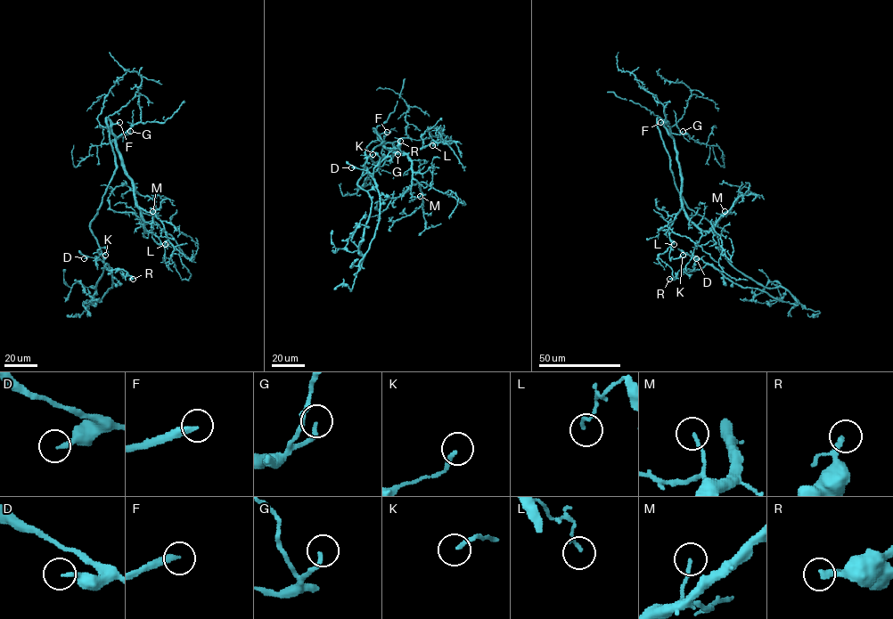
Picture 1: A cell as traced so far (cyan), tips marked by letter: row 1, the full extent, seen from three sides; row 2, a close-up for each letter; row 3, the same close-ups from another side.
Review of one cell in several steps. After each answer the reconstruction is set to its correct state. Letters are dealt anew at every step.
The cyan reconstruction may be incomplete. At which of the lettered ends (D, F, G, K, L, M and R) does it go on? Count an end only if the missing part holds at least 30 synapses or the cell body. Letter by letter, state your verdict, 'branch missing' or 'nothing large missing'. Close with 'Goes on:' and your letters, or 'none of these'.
D: nothing large missing
F: branch missing
G: branch missing
K: nothing large missing
L: nothing large missing
M: nothing large missing
R: nothing large missing
Goes on: F, G

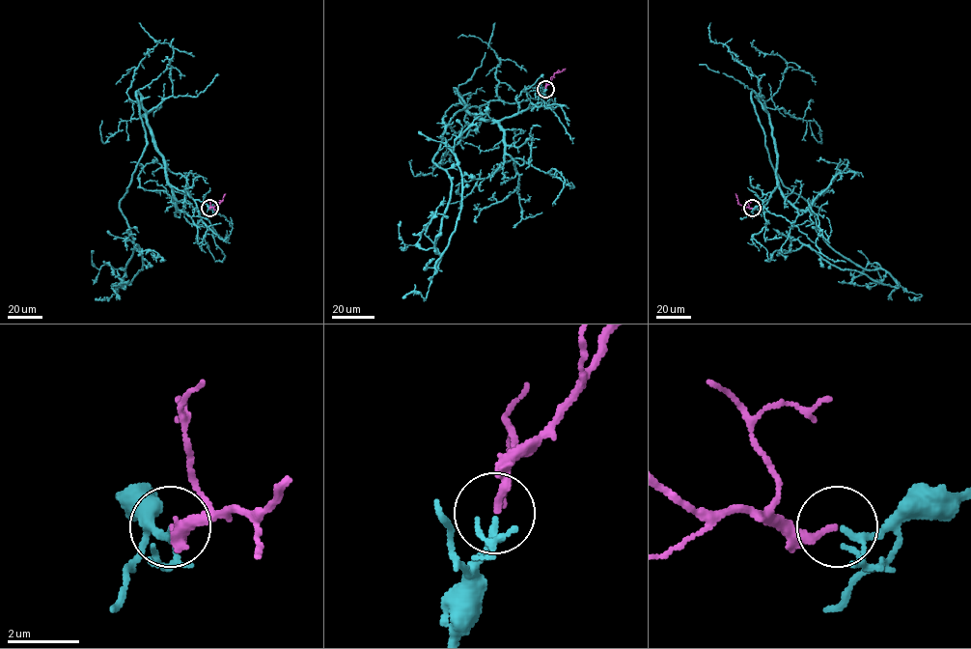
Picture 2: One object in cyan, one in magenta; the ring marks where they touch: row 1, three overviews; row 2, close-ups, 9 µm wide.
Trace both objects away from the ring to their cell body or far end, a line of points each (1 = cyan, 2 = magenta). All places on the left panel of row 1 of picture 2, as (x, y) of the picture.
1: (209, 208), (168, 182), (137, 92), (121, 287), (135, 245), (165, 260)
2: (209, 208), (219, 204), (225, 194)

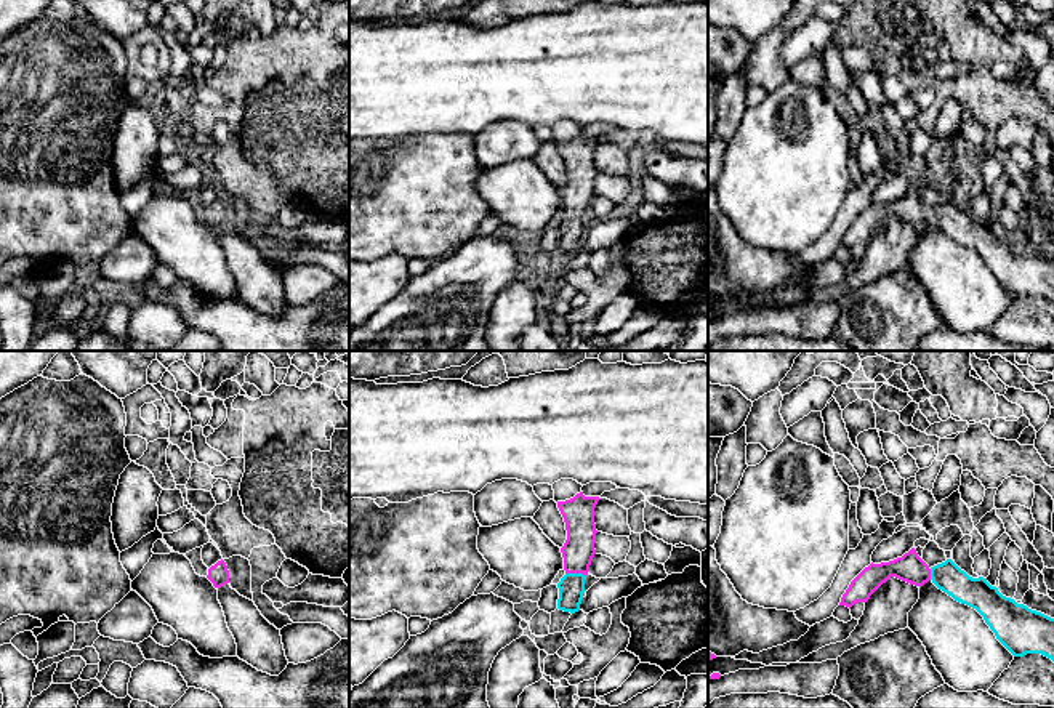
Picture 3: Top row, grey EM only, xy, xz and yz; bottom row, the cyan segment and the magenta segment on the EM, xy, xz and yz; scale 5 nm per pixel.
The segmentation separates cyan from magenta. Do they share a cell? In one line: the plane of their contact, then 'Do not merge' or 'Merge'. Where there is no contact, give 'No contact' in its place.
Touches cyan in xz. Merge

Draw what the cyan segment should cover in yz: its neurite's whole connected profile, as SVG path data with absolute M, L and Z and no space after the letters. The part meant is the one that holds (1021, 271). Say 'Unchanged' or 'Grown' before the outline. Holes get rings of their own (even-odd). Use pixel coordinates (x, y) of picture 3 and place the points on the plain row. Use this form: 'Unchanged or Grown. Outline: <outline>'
Grown. Outline: M915 189L894 202L865 208L851 223L839 247L851 250L867 243L891 218L915 227L931 221L955 242L976 250L1014 298L1041 295L1054 303L1054 259L1003 237L984 218L969 218L951 200L929 208Z

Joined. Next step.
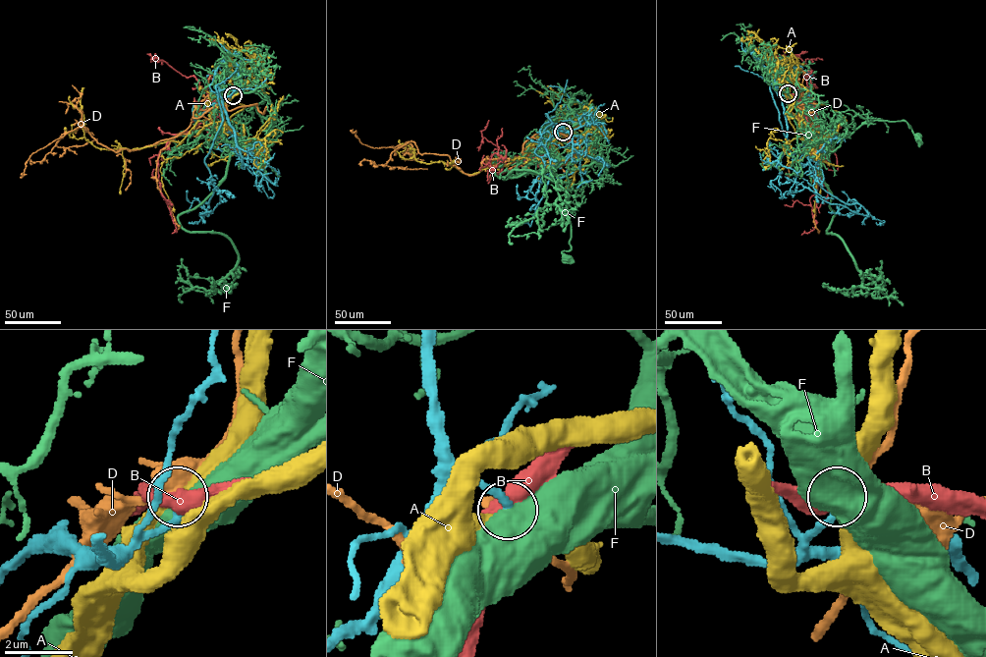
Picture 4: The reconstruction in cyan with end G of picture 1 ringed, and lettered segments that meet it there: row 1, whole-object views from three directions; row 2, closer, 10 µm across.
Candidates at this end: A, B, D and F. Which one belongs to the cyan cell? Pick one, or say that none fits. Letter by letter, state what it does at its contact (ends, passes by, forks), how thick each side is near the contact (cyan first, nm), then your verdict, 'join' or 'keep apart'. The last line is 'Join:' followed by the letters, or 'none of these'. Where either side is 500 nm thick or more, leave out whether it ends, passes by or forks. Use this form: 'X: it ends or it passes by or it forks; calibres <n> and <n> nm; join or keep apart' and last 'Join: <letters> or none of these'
A: calibres 200 and 500 nm; keep apart
B: it passes by; calibres 240 and 460 nm; keep apart
D: it forks; calibres 200 and 420 nm; keep apart
F: calibres 240 and 800 nm; keep apart
Join: none of these

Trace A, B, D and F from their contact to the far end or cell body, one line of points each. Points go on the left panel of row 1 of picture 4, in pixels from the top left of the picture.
A: (233, 95), (223, 122), (243, 135), (232, 102), (180, 143), (106, 149), (85, 139), (83, 88)
B: (233, 95), (215, 118), (179, 134), (158, 154), (160, 191), (176, 228), (172, 233)
D: (233, 95), (226, 105), (192, 117), (176, 136), (140, 149), (115, 152), (79, 127), (33, 152), (21, 177)
F: (233, 95), (223, 113), (222, 134), (237, 143), (236, 151), (240, 121), (240, 128), (232, 128), (238, 136)

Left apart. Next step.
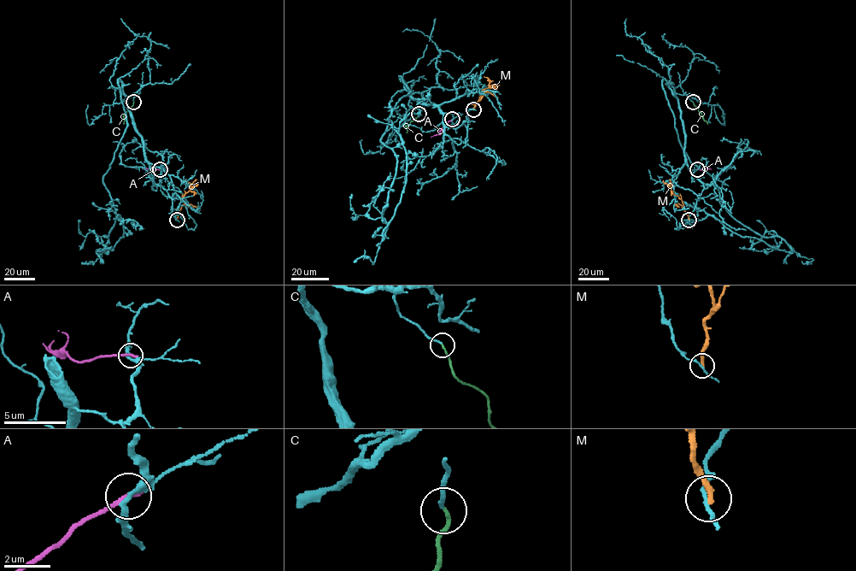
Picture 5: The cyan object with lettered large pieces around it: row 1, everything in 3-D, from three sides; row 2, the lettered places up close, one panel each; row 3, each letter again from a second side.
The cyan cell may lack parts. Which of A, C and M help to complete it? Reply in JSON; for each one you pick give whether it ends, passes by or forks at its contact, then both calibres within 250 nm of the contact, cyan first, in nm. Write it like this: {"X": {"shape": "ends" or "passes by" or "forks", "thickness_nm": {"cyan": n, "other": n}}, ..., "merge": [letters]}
{"C": {"shape": "ends", "thickness_nm": {"cyan": 160, "other": 160}}, "merge": ["C"]}

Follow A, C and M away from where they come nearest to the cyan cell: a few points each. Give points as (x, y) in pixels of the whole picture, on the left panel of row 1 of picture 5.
A: (161, 169), (143, 169)
C: (133, 102), (123, 116), (123, 124)
M: (178, 220), (178, 204), (191, 185), (185, 180)

